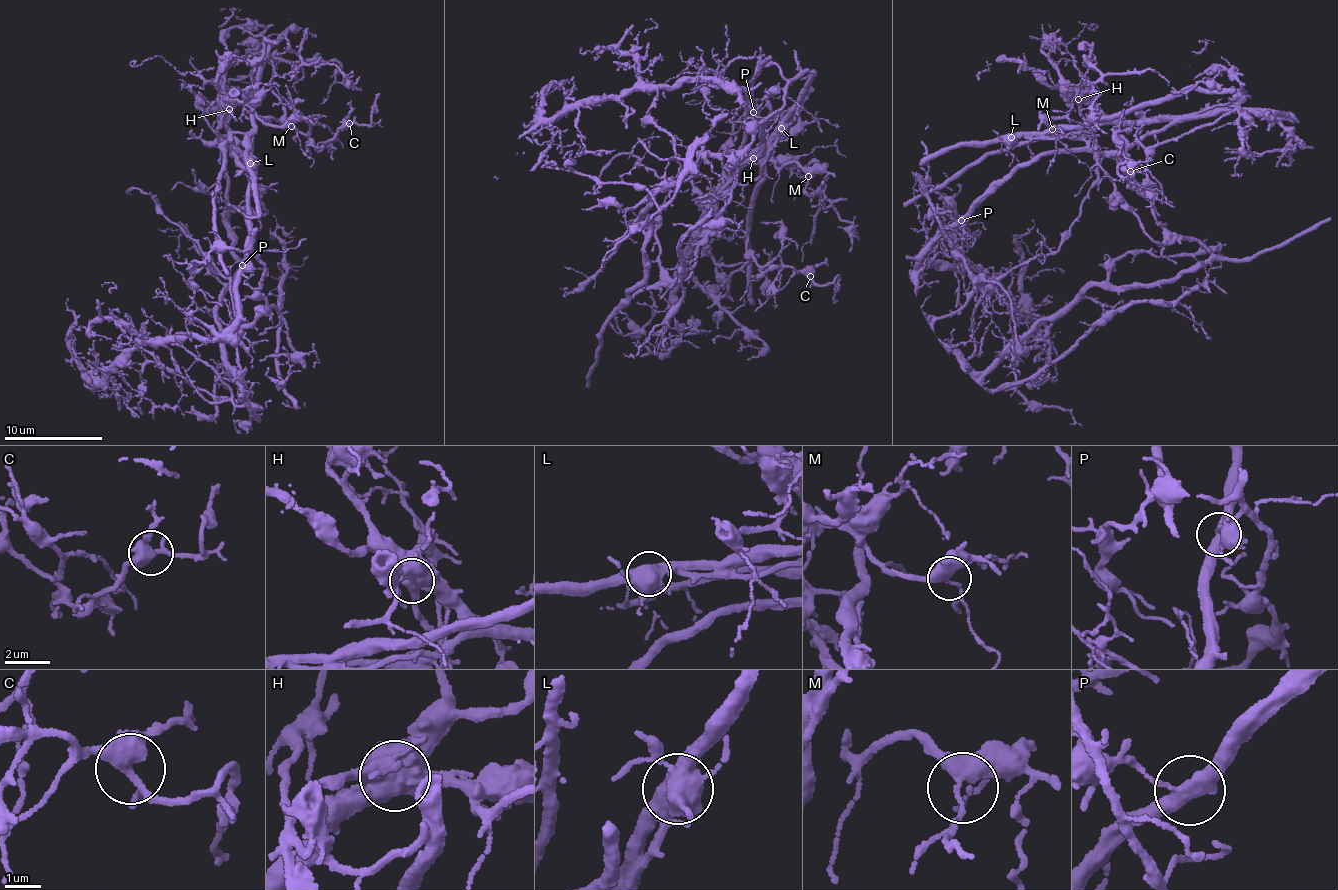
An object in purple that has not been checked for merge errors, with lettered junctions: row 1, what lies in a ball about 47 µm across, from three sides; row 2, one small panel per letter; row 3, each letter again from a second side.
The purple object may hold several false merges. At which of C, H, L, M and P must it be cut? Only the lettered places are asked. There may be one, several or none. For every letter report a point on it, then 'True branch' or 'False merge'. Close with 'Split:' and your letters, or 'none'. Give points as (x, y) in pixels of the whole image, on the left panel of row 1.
C: Place: (349, 123). True branch
H: Place: (229, 109). False merge
L: Place: (250, 163). False merge
M: Place: (291, 126). True branch
P: Place: (242, 265). False merge
Split: H, L, P

